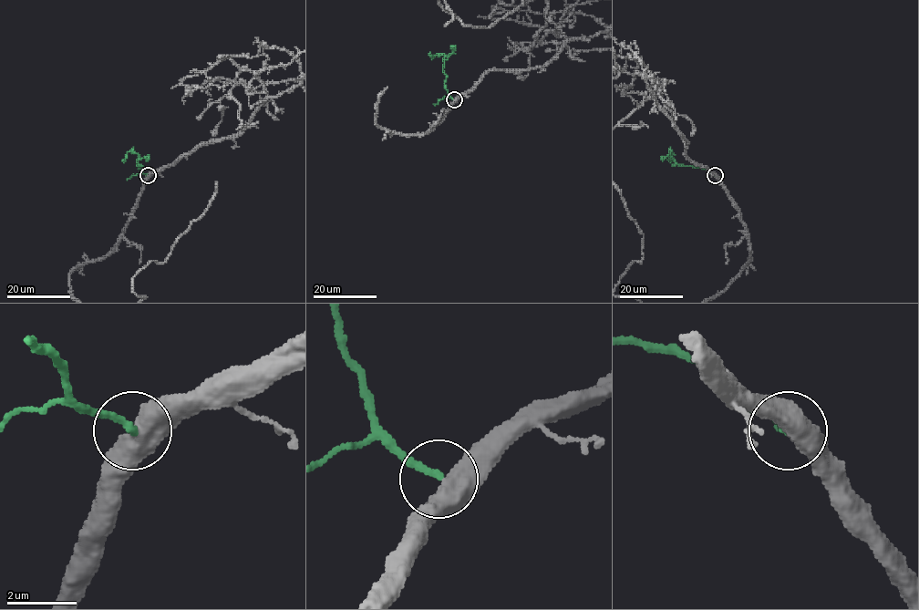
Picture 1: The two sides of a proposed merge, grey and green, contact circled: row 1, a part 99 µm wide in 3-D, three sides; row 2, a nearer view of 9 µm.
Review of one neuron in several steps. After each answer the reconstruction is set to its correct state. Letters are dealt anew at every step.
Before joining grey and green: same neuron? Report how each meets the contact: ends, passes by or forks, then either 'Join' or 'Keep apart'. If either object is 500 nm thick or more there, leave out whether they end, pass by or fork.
Join

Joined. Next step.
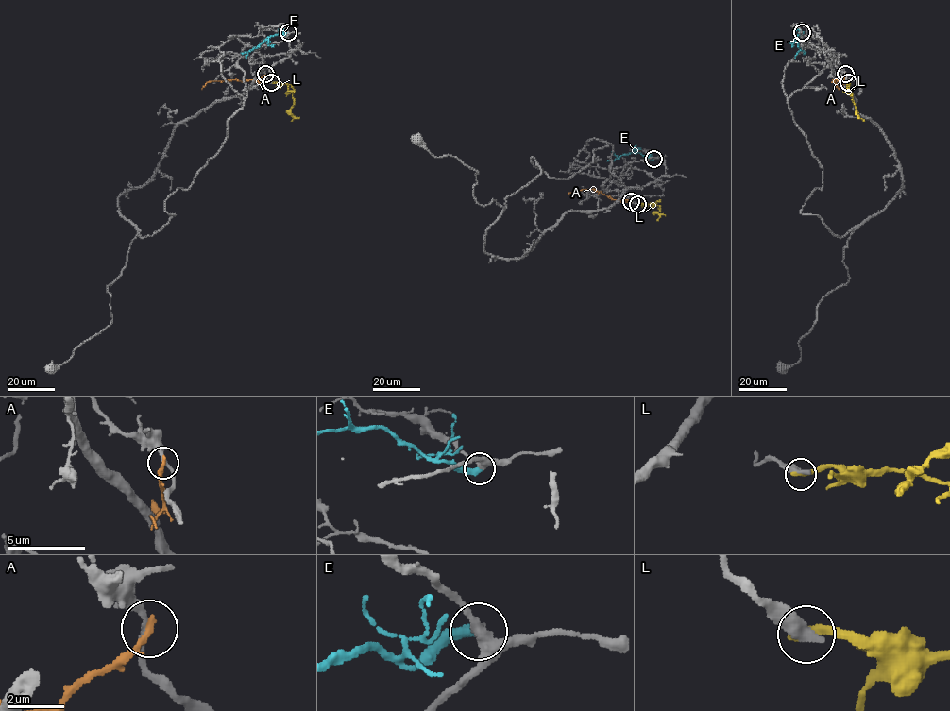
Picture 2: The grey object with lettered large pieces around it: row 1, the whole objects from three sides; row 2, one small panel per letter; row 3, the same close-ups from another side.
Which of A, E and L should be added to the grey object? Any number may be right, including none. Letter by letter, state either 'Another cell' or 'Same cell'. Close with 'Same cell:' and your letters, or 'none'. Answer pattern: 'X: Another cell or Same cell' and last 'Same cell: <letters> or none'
A: Another cell
E: Another cell
L: Another cell
Same cell: none

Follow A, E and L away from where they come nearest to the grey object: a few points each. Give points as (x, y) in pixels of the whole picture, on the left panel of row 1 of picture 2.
A: (265, 74), (253, 81), (209, 81), (201, 89)
E: (288, 32), (268, 36), (245, 59)
L: (271, 82), (290, 84), (294, 90), (291, 110), (294, 118), (291, 121)

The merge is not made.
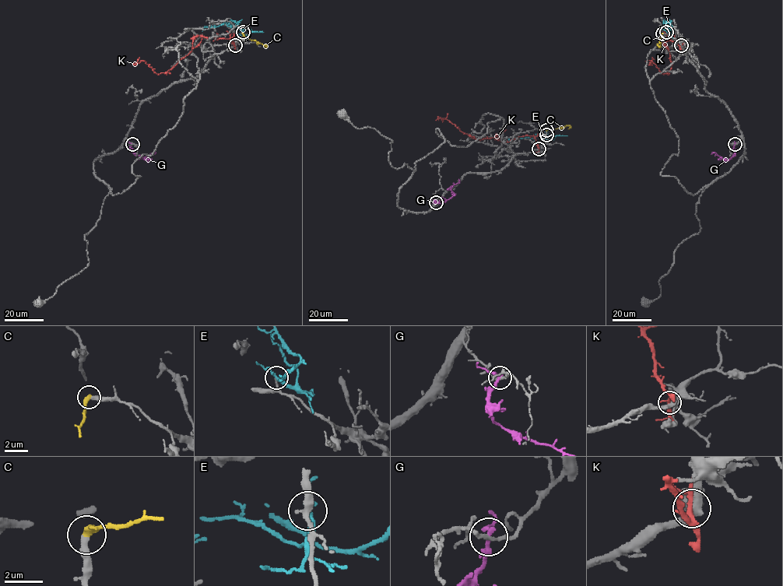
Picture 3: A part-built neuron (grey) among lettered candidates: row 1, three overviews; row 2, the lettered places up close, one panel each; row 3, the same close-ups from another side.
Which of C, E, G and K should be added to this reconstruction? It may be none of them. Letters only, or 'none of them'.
C

